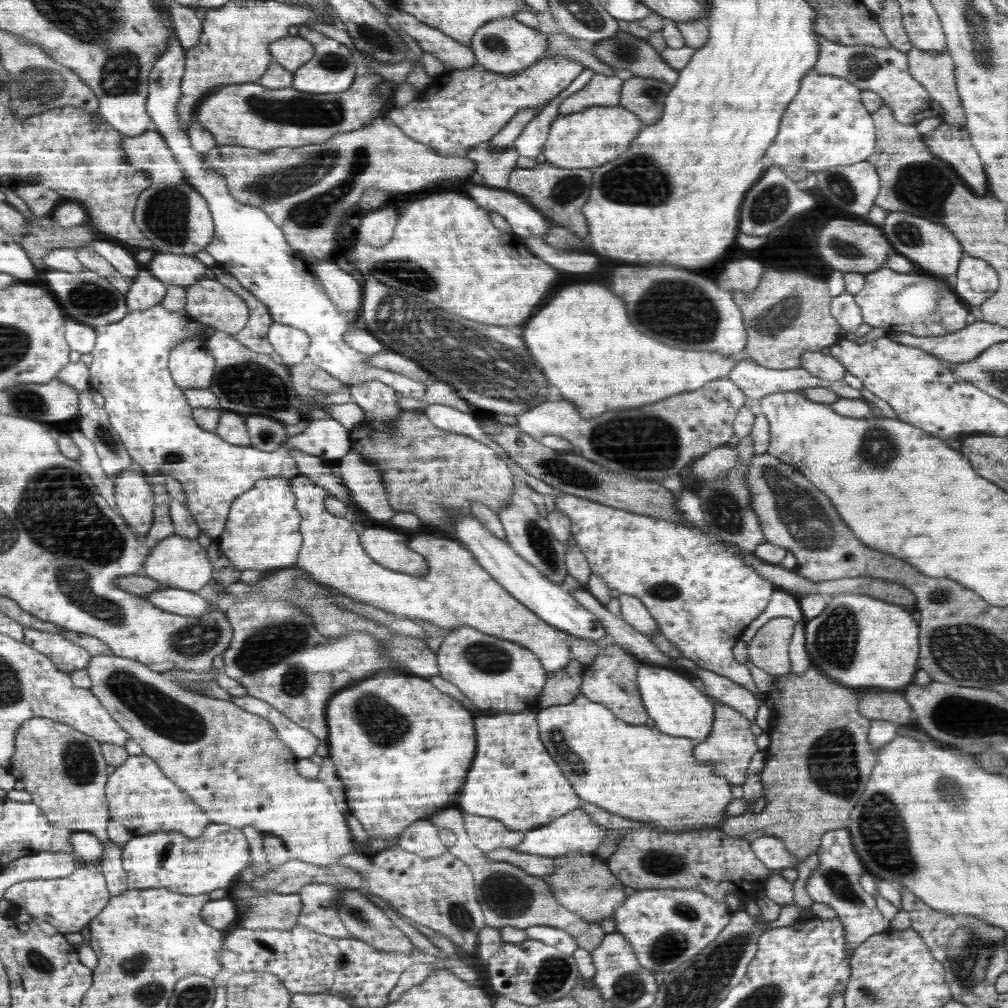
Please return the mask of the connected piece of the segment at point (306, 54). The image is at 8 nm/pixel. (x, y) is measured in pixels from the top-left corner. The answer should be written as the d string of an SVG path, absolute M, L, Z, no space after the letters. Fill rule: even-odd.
M290 34L271 42L269 50L274 61L293 72L315 56L315 47L308 39Z

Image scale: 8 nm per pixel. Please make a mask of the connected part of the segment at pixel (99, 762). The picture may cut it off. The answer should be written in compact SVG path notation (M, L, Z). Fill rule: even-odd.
M34 718L20 725L16 731L15 754L7 770L24 784L24 790L31 794L32 802L42 807L43 813L54 826L86 831L99 838L106 851L100 872L106 876L107 890L111 896L118 896L129 888L121 850L109 841L106 833L111 813L106 797L109 776L104 759L101 743L92 735L48 718Z

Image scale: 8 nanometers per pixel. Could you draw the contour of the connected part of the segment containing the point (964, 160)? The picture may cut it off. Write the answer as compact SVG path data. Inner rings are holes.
M943 123L932 133L924 135L922 142L932 154L952 166L972 194L989 194L987 175L979 152L970 142L968 132L952 124Z

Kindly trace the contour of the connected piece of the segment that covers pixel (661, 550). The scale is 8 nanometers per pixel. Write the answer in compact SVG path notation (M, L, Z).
M684 488L675 502L675 508L683 514L683 518L691 524L689 525L682 521L677 523L636 514L594 502L592 499L561 493L560 497L556 497L556 511L564 513L571 520L572 538L586 557L592 574L604 579L610 590L638 598L657 621L658 629L680 651L681 656L689 658L700 668L729 678L746 690L751 690L756 698L762 700L759 702L760 712L755 723L766 728L772 718L770 710L763 701L763 694L756 688L748 667L735 659L732 647L740 642L743 630L752 620L766 611L775 588L772 582L762 578L752 565L745 563L734 547L727 547L725 542L708 528L699 495Z

